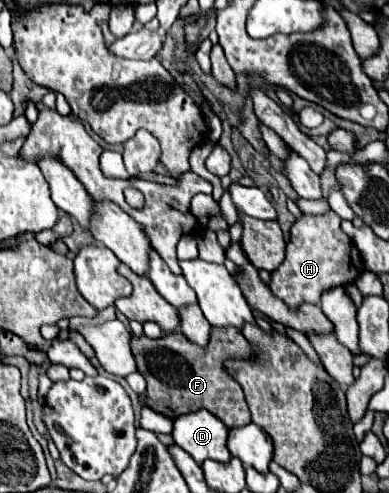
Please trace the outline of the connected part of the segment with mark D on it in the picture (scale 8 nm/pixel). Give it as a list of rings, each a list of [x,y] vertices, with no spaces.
[[[208,410],[176,418],[172,438],[196,460],[196,464],[202,464],[208,458],[216,462],[228,462],[232,458],[226,446],[228,428]]]

